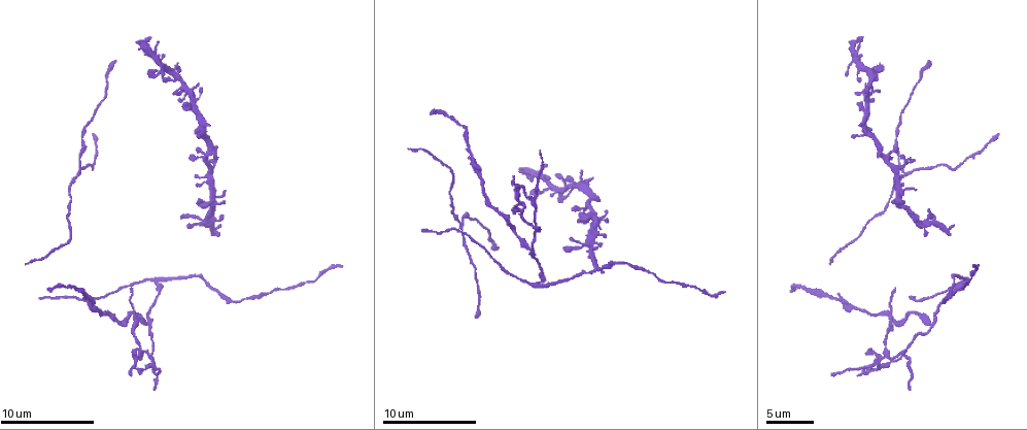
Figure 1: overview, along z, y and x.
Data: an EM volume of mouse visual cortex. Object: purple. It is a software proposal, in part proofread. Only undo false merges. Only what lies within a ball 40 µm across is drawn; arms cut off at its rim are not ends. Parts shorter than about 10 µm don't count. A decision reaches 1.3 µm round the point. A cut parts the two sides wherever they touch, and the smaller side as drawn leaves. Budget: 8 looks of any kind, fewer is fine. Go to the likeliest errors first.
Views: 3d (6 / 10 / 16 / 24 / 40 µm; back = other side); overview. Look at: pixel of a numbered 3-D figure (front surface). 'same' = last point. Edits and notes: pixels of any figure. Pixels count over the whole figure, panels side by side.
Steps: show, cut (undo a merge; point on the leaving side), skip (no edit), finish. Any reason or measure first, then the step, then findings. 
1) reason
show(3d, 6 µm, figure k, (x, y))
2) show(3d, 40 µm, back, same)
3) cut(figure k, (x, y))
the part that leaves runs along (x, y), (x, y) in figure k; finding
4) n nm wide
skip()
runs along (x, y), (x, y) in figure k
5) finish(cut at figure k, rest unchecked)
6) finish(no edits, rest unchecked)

show(3d, 6 µm, figure 1, (961, 283))

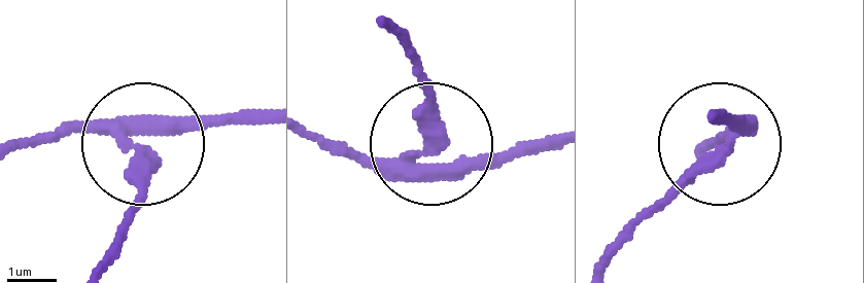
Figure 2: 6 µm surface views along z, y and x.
show(3d, 6 µm, back, figure 2, (139, 158))

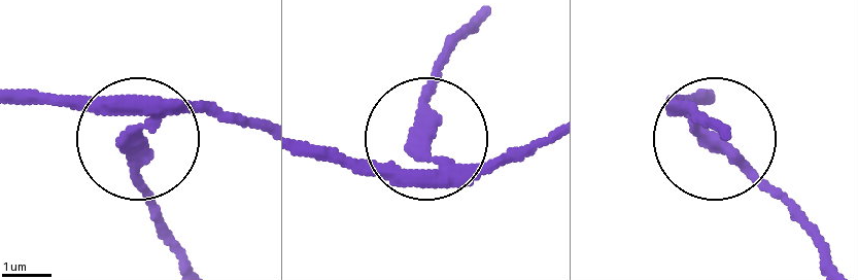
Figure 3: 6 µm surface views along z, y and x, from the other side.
cut(figure 3, (140, 164))
the part that leaves runs along (151, 115), (143, 185), (176, 259) in figure 3; two neurons meet here

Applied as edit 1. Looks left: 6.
sudden change in width
show(3d, 6 µm, figure 1, (592, 265))

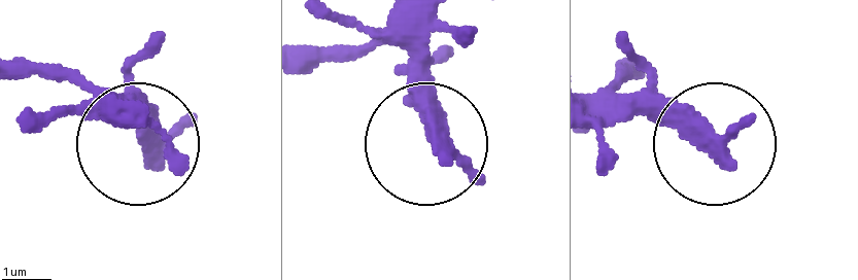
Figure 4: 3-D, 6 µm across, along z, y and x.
from behind
show(3d, 6 µm, back, figure 4, (151, 143))

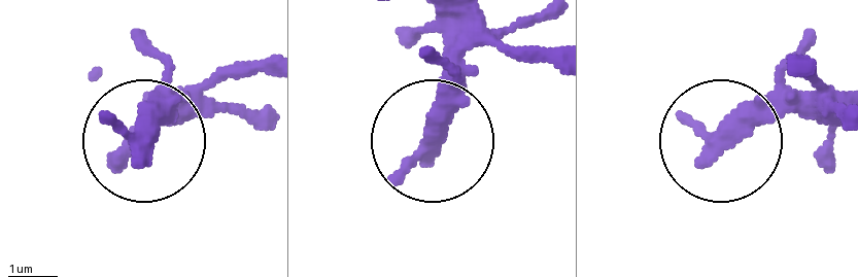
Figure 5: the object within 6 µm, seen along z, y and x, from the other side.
360 nm wide
skip()
runs along (847, 95), (773, 99), (727, 140) in figure 5; all the same neuron

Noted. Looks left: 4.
branch point
show(3d, 10 µm, figure 1, (206, 163))

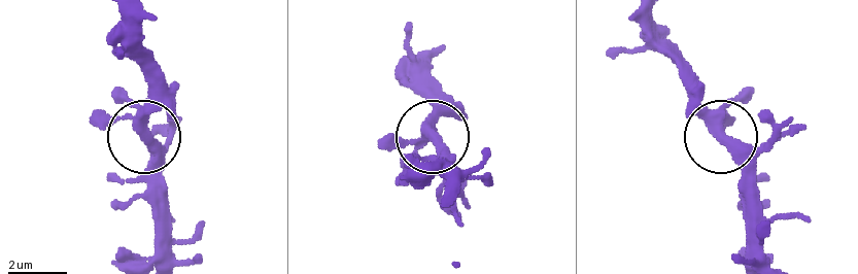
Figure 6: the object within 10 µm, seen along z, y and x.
side arm 38 µm
skip()
runs along (146, 130), (159, 191) in figure 6; one neuron here

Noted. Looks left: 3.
three arms meet
show(3d, 10 µm, figure 1, (463, 221))

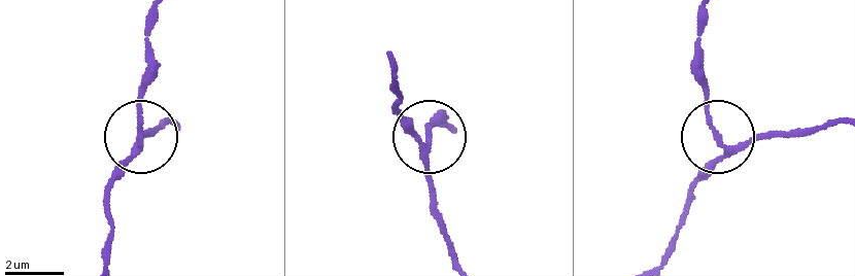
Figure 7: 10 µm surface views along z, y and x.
3 arms
skip()
all the same neuron

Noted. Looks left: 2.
finish(cut at figure 3, rest unchecked)

